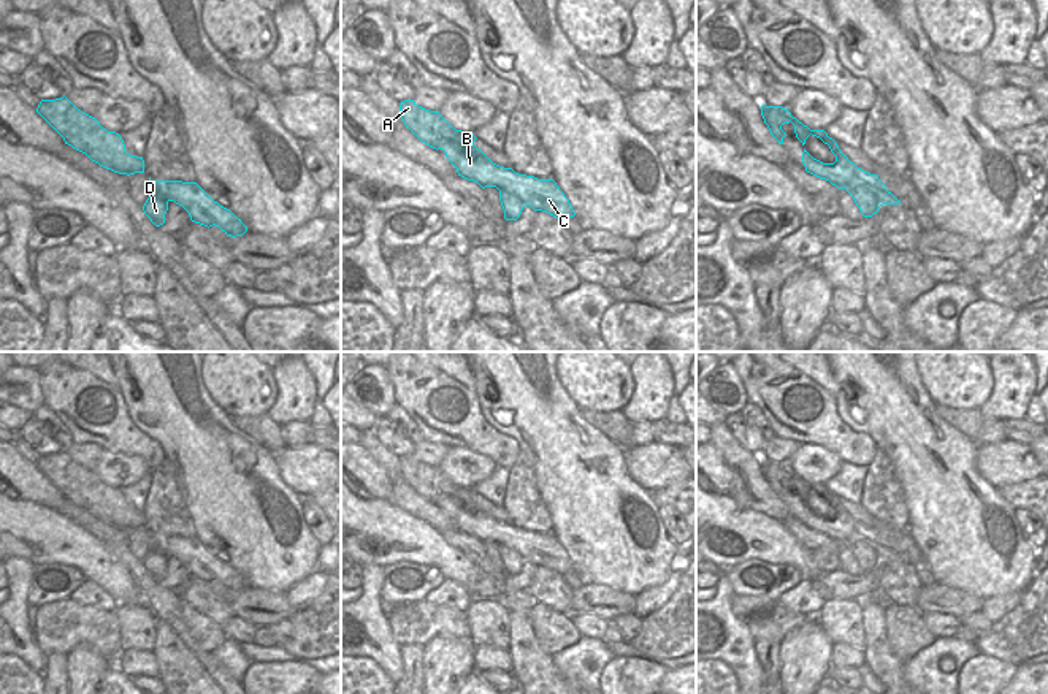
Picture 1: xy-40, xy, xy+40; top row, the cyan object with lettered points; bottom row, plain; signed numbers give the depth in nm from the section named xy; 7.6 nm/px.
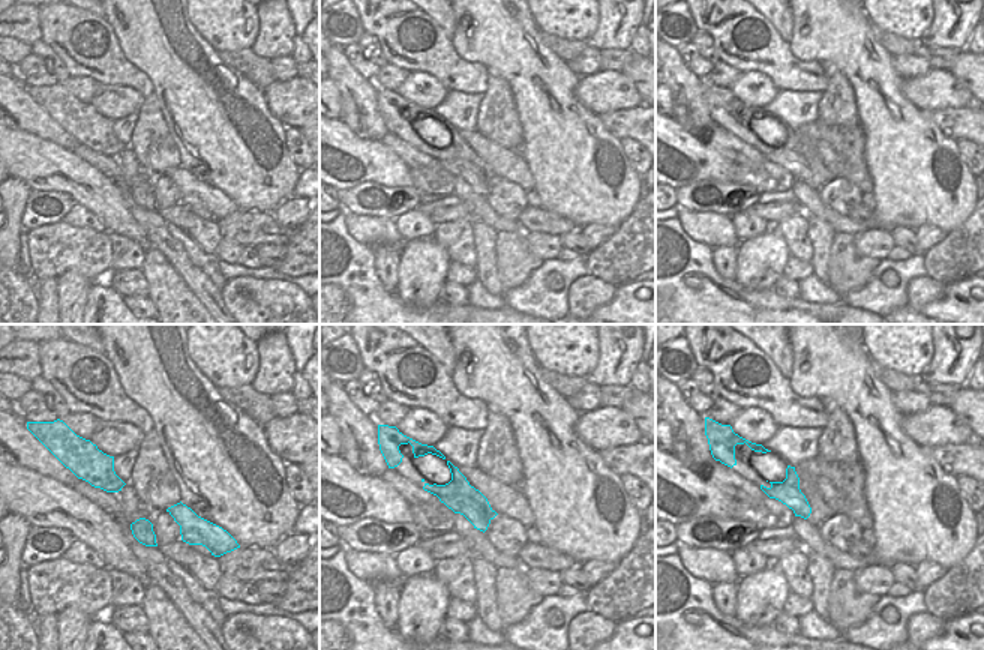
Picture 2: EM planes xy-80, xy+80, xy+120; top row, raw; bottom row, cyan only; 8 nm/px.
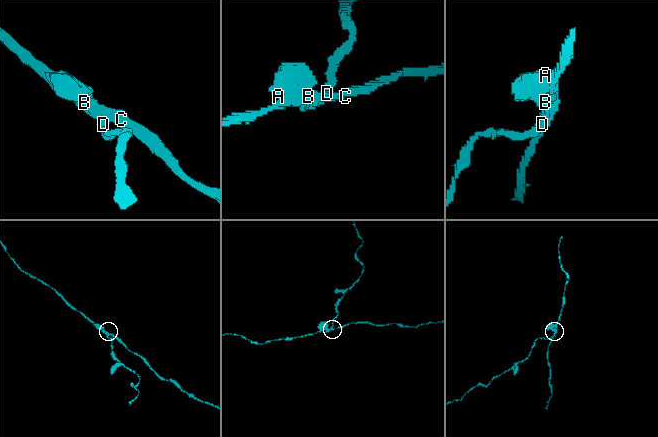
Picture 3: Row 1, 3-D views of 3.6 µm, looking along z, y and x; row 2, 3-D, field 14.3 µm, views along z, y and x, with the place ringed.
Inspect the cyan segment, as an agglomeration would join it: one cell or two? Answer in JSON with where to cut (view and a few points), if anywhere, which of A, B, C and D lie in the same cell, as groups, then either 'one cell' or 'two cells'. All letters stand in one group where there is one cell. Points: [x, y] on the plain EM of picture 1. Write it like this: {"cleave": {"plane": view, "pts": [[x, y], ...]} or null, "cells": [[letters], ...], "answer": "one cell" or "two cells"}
{"cleave": {"plane": "xy+40", "pts": [[844, 542], [866, 542], [882, 560]]}, "cells": [["A", "B", "C"], ["D"]], "answer": "two cells"}

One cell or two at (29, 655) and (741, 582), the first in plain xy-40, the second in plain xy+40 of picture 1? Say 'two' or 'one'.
two

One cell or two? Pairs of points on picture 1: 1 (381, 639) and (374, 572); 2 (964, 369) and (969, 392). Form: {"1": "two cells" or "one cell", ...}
{"1": "one cell", "2": "one cell"}

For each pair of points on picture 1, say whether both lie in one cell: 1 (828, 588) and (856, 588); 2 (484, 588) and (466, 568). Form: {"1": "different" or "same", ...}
{"1": "same", "2": "different"}

